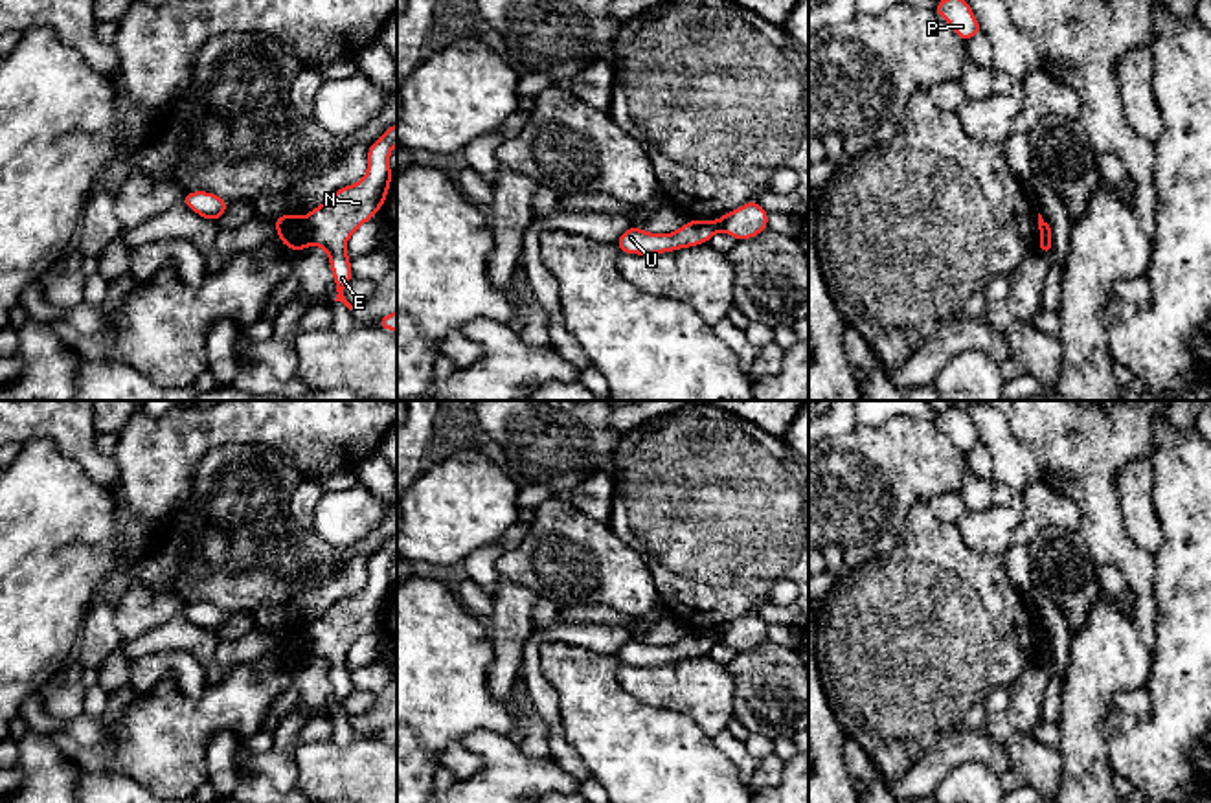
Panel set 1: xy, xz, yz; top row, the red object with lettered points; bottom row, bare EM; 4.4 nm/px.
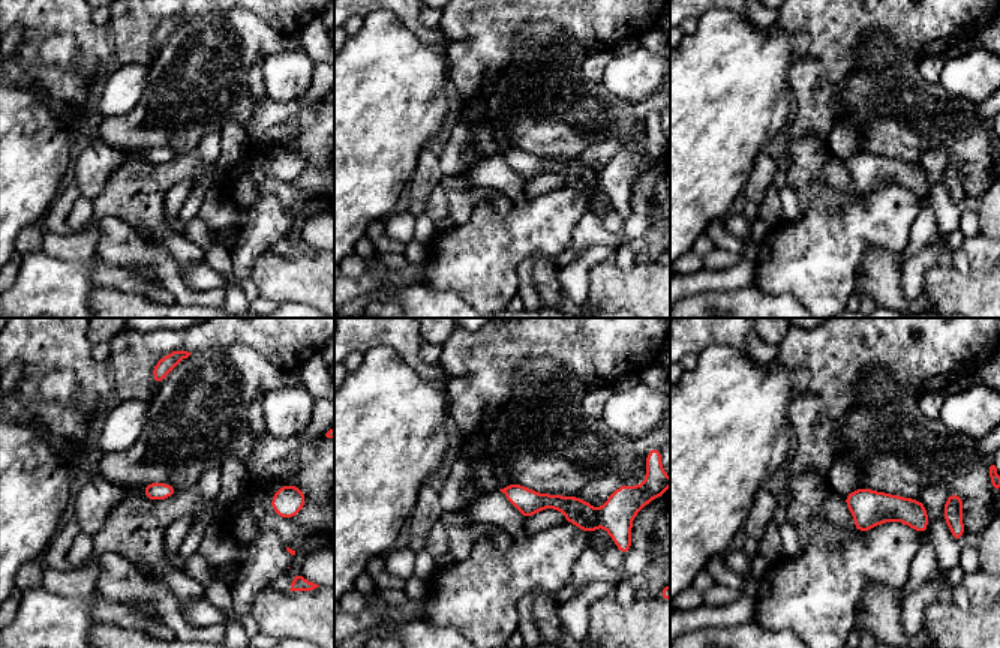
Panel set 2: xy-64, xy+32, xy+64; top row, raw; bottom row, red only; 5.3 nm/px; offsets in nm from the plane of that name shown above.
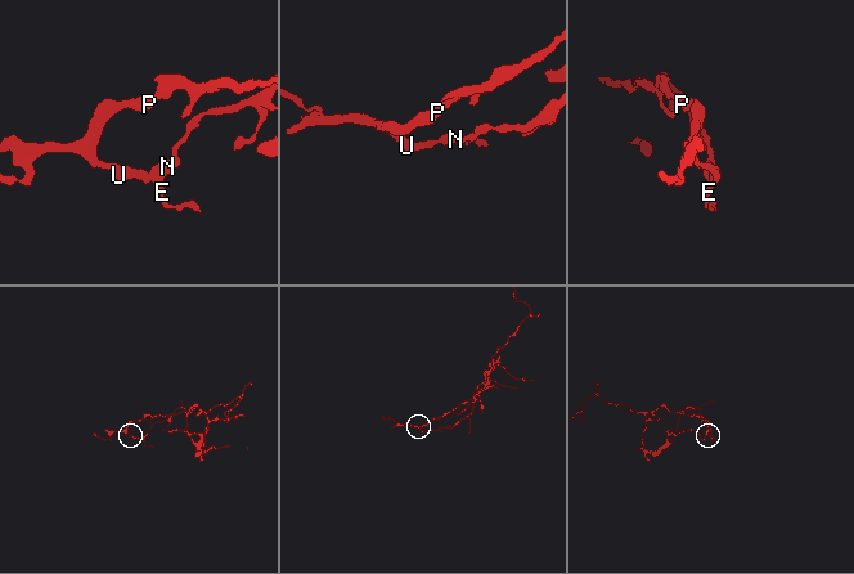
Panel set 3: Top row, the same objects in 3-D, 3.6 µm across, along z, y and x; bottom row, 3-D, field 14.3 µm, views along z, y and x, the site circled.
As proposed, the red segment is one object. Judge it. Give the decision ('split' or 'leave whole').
split

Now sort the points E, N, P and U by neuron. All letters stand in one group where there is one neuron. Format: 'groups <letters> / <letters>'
groups E N / P U

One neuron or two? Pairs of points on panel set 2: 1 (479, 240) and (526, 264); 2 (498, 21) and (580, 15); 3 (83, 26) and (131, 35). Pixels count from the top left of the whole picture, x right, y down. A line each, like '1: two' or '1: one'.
1: two
2: one
3: two

